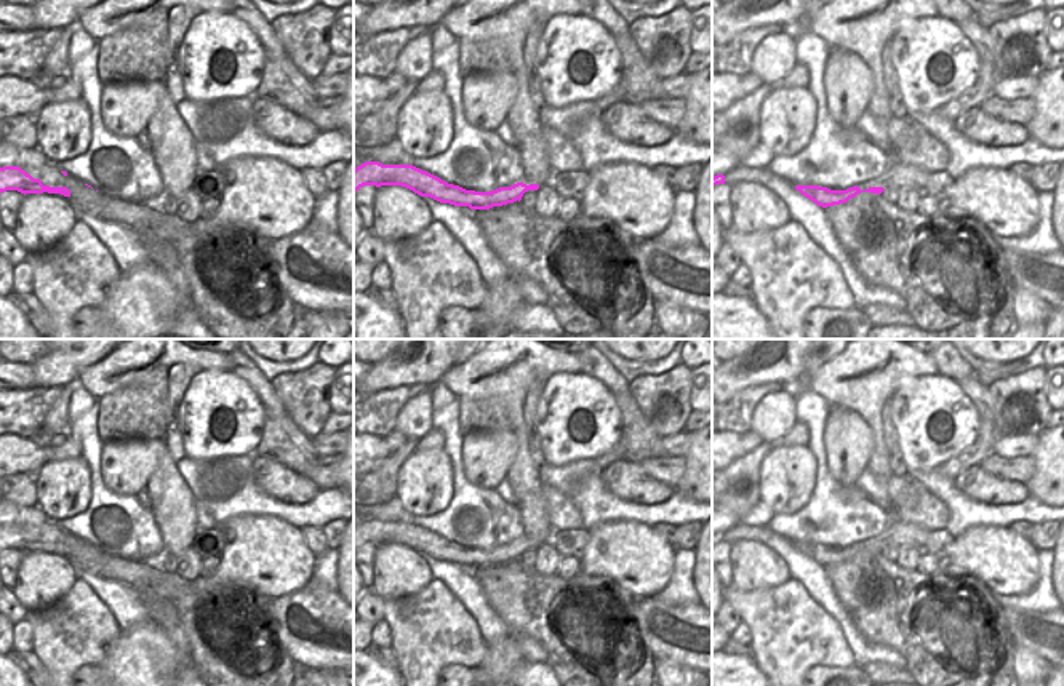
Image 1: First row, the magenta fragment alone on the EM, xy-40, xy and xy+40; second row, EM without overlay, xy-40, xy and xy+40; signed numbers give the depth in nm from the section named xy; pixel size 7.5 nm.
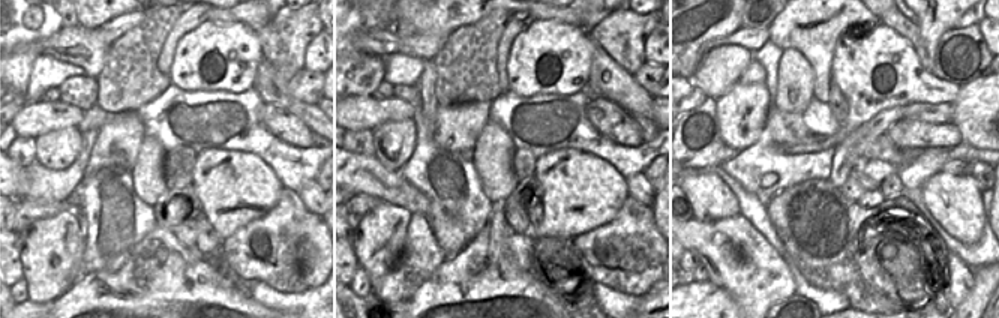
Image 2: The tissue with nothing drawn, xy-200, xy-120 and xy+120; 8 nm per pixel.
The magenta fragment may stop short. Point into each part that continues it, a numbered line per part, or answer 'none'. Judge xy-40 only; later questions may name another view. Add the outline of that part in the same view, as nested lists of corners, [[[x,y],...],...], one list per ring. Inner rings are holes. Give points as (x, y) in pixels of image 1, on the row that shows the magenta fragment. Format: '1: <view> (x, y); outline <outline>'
none

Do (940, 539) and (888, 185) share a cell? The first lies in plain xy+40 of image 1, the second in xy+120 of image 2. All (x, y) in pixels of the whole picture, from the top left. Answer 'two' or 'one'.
one

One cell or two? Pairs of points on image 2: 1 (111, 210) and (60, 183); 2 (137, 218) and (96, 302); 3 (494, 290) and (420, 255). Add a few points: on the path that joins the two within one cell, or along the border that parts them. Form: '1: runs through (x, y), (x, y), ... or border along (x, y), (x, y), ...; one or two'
1: border along (83, 176), (74, 192); two
2: border along (135, 246), (119, 269), (86, 275); two
3: border along (446, 260), (416, 291); two

